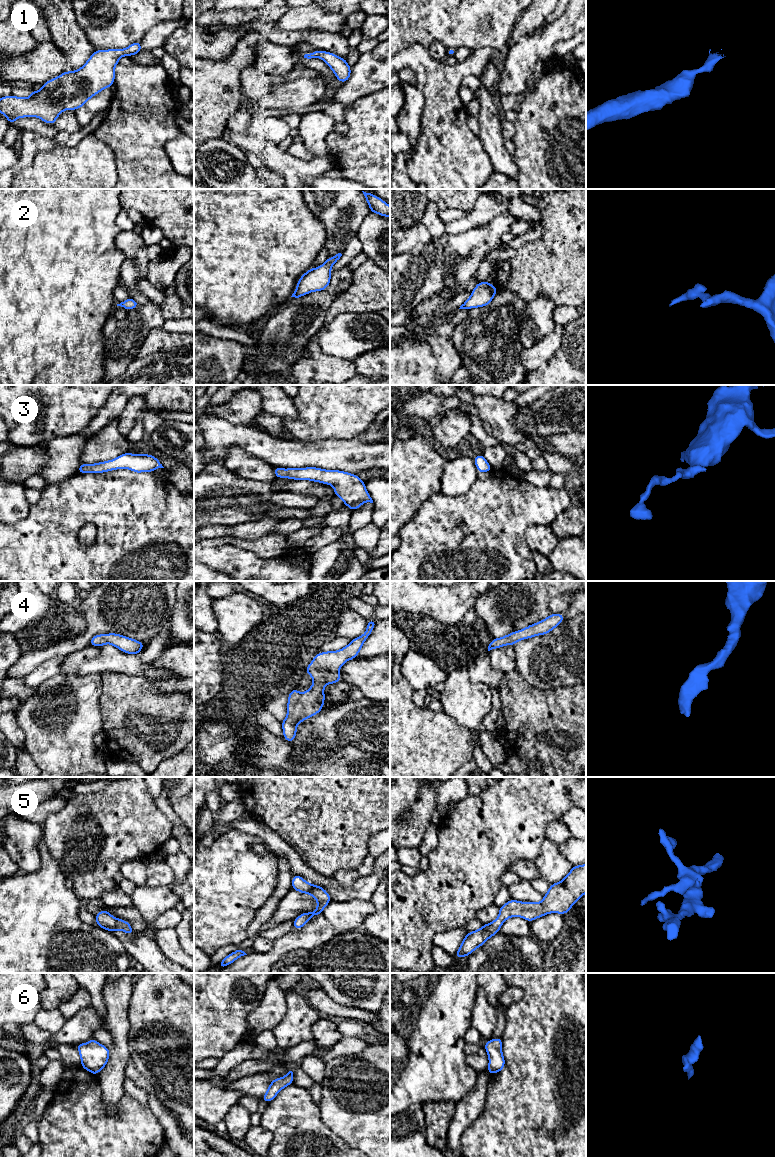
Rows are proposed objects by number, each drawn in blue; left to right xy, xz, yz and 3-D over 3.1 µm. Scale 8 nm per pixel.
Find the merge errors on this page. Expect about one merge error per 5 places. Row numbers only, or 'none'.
none

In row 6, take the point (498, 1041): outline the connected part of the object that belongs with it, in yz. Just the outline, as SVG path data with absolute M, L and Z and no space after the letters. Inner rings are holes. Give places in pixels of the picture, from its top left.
M502 1038L486 1041L484 1048L489 1058L487 1071L490 1074L500 1072L505 1067L505 1059L502 1053Z

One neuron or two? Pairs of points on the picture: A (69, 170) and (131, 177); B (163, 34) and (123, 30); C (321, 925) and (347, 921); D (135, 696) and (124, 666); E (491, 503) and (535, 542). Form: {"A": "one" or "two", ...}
{"A": "two", "B": "two", "C": "two", "D": "two", "E": "two"}

